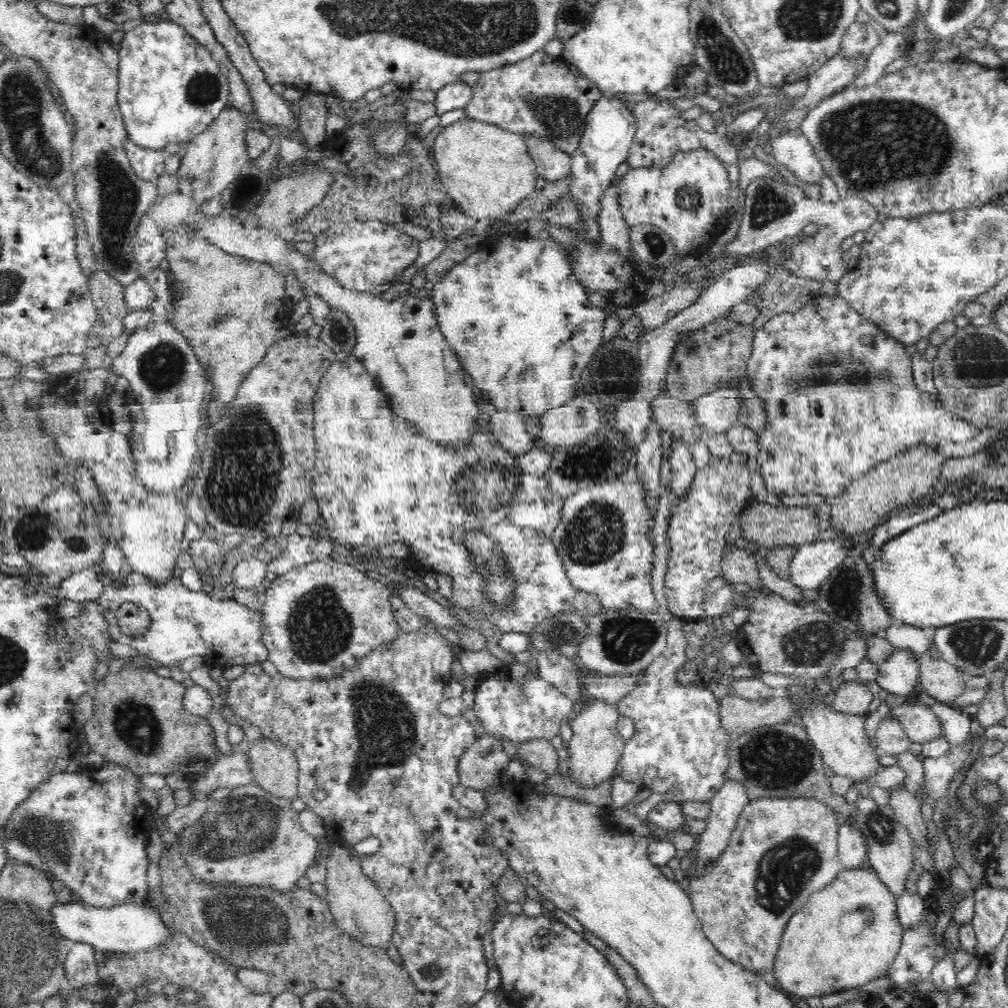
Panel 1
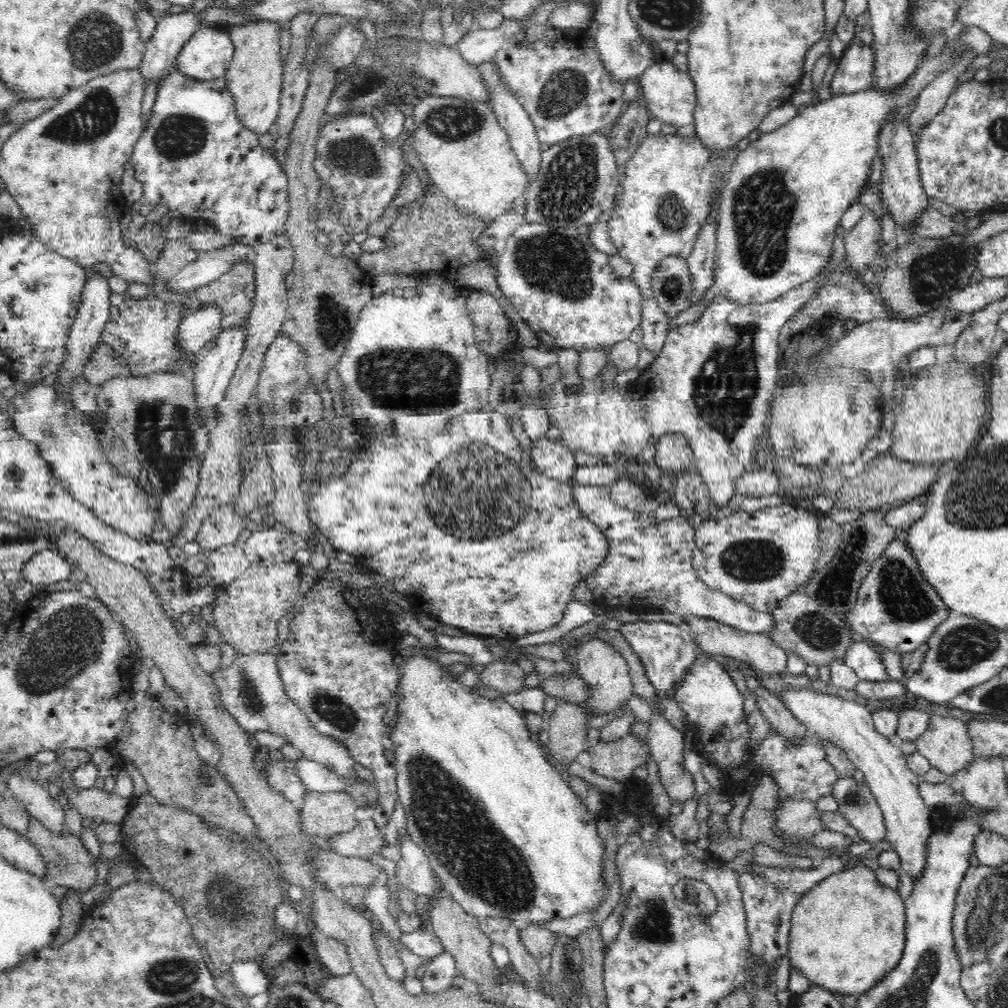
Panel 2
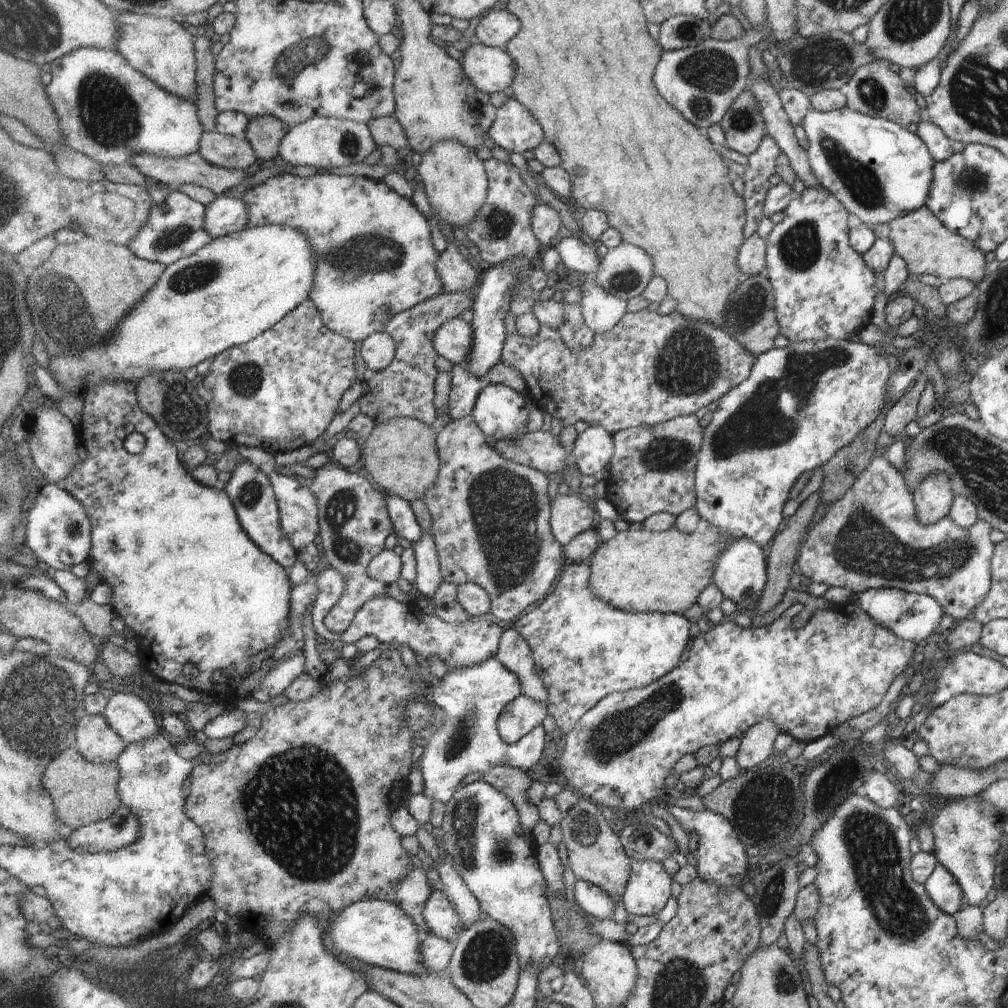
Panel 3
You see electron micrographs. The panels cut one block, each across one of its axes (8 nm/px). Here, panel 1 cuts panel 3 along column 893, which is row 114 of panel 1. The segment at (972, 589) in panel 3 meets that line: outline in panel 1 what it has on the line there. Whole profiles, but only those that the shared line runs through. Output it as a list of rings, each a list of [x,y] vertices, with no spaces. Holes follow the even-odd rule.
[[[543,49],[532,54],[530,58],[524,58],[524,61],[482,73],[478,82],[472,87],[472,91],[471,101],[465,108],[468,118],[488,122],[519,135],[534,133],[536,136],[547,138],[570,156],[578,148],[588,114],[602,96],[602,92],[590,80],[580,79],[569,72],[562,55],[548,56]]]

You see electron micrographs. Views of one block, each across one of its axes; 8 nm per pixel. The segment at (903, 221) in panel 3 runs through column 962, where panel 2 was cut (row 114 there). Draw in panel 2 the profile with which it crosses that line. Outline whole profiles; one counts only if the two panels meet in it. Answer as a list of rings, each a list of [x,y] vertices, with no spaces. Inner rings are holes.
[[[248,20],[238,22],[229,27],[229,33],[234,42],[234,54],[225,78],[228,81],[228,89],[236,102],[238,119],[250,132],[258,135],[266,134],[270,127],[277,121],[280,111],[281,93],[284,82],[284,68],[281,58],[280,31],[282,22],[277,20]]]

